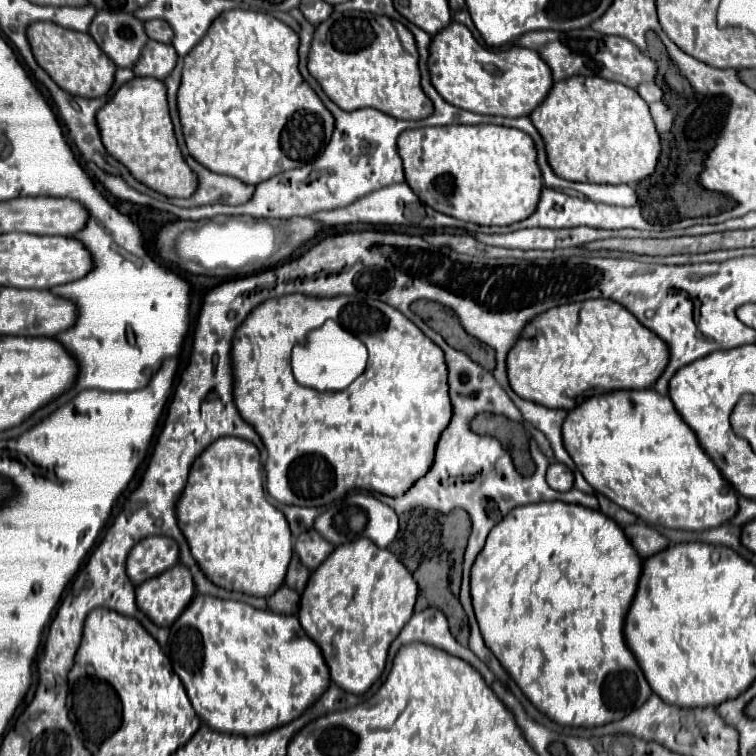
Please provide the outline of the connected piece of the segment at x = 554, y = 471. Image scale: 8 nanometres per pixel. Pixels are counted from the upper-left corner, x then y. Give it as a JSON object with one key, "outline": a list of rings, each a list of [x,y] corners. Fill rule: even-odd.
{"outline":[[[553,461],[547,469],[547,483],[555,491],[569,491],[573,487],[573,473],[563,463]]]}

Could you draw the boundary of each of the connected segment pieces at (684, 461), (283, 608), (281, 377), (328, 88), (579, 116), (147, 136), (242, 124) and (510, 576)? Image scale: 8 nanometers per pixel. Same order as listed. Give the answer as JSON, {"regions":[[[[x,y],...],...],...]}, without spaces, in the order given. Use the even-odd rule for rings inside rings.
{"regions":[[[[617,389],[613,393],[593,395],[567,411],[561,433],[563,445],[585,481],[597,493],[603,493],[647,523],[657,523],[663,517],[663,527],[695,531],[717,527],[737,513],[735,489],[721,477],[713,461],[703,455],[699,441],[695,441],[687,423],[675,413],[671,399],[659,395],[655,389]]],[[[281,585],[269,599],[267,605],[273,613],[285,613],[285,615],[295,615],[299,611],[299,593],[289,589],[287,585]]],[[[293,293],[257,305],[237,327],[233,337],[233,401],[239,415],[259,433],[265,449],[269,449],[269,461],[263,465],[269,495],[283,505],[323,507],[335,501],[335,497],[343,497],[349,489],[371,489],[389,497],[405,493],[431,467],[435,441],[439,441],[439,433],[451,419],[445,367],[443,351],[403,313],[381,301],[363,301],[353,295],[307,297]],[[327,319],[339,321],[369,349],[369,361],[363,375],[357,377],[351,387],[335,393],[319,393],[299,385],[289,363],[293,345],[303,341],[311,329],[323,325]]],[[[333,11],[329,19],[325,19],[315,27],[307,69],[311,77],[317,79],[325,95],[343,111],[371,107],[395,119],[413,119],[413,121],[425,119],[433,113],[433,105],[429,97],[423,93],[419,83],[421,73],[419,73],[419,53],[415,47],[415,39],[405,25],[401,25],[391,17],[363,13],[363,11],[351,11],[351,13]]],[[[573,75],[567,81],[557,81],[543,103],[529,115],[535,129],[545,141],[547,161],[557,177],[583,183],[637,183],[655,171],[661,143],[647,103],[639,93],[623,83],[601,77]]],[[[135,77],[123,83],[97,111],[95,119],[105,151],[123,163],[139,183],[167,197],[189,197],[189,193],[195,191],[195,175],[187,169],[173,133],[163,81],[153,77]],[[127,143],[131,143],[131,165],[127,165]]],[[[245,9],[225,11],[211,23],[207,35],[183,59],[183,75],[181,75],[181,85],[179,85],[179,91],[177,91],[177,109],[179,109],[181,127],[183,127],[183,139],[185,139],[189,155],[195,161],[199,161],[203,167],[207,167],[213,173],[231,175],[231,177],[247,183],[247,185],[257,185],[257,183],[261,183],[261,181],[265,181],[265,179],[269,179],[269,177],[273,177],[277,173],[283,173],[283,171],[301,167],[305,163],[311,163],[323,153],[323,149],[327,147],[327,143],[331,139],[335,119],[325,109],[325,105],[315,95],[315,91],[301,79],[301,73],[297,69],[297,65],[299,65],[297,47],[299,47],[299,37],[291,27],[287,27],[285,23],[281,23],[279,19],[275,19],[271,15],[263,15],[263,13],[257,13],[257,11],[245,11]]],[[[543,501],[543,503],[515,507],[489,531],[487,543],[479,551],[471,567],[471,601],[473,601],[473,611],[477,617],[483,641],[489,647],[489,651],[499,659],[499,663],[505,667],[505,671],[511,675],[511,679],[519,685],[523,695],[557,725],[585,727],[585,729],[605,725],[631,713],[631,709],[637,709],[639,705],[643,705],[643,701],[647,701],[647,697],[653,693],[633,653],[629,651],[623,639],[623,621],[631,605],[631,599],[635,595],[635,583],[639,581],[639,573],[641,573],[641,561],[635,549],[631,549],[631,543],[627,541],[627,537],[623,537],[623,529],[613,519],[605,517],[601,511],[591,511],[581,505],[571,505],[563,501]]]]}

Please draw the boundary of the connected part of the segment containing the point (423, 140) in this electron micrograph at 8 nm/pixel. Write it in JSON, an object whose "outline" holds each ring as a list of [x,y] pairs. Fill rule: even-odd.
{"outline":[[[447,125],[407,129],[397,139],[405,183],[439,213],[477,225],[511,225],[535,211],[541,173],[531,137],[499,125]]]}

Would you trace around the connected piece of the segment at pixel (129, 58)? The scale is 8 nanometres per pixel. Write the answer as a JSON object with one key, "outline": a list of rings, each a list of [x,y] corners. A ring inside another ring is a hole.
{"outline":[[[97,11],[97,17],[91,21],[89,35],[117,67],[129,69],[135,65],[143,45],[149,39],[143,21],[139,21],[131,13],[107,13],[107,11]],[[99,25],[107,27],[105,35],[97,33]]]}

